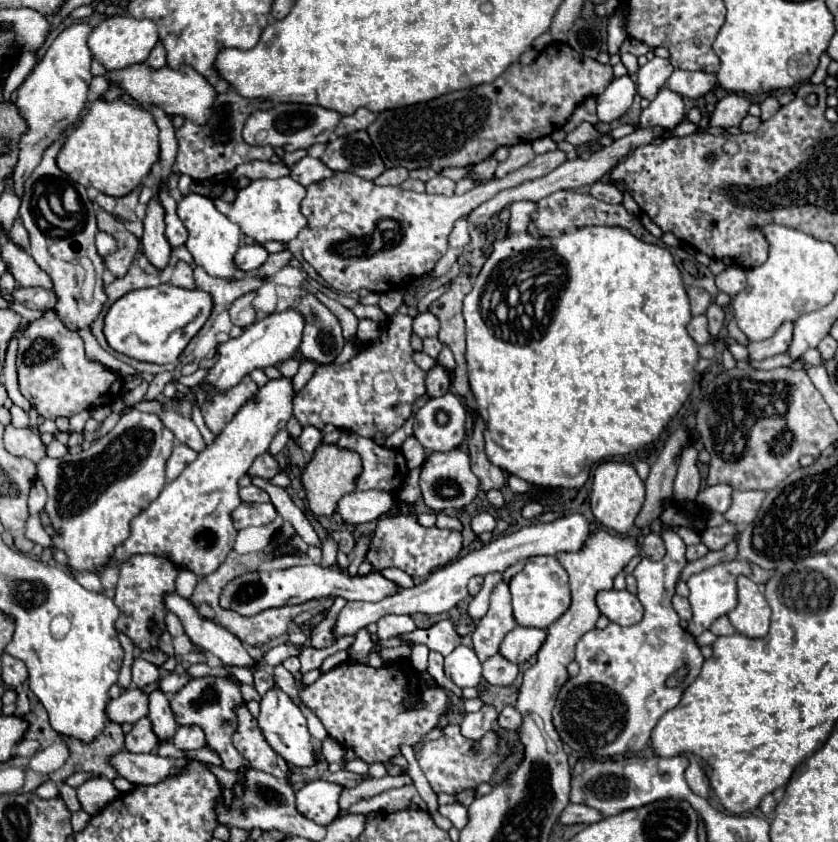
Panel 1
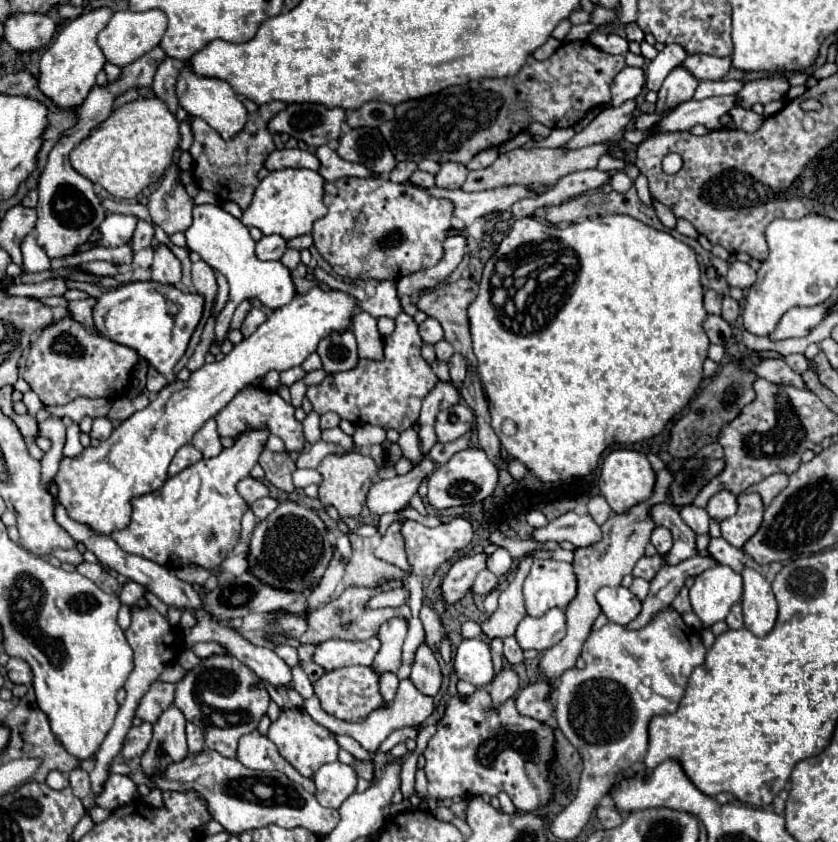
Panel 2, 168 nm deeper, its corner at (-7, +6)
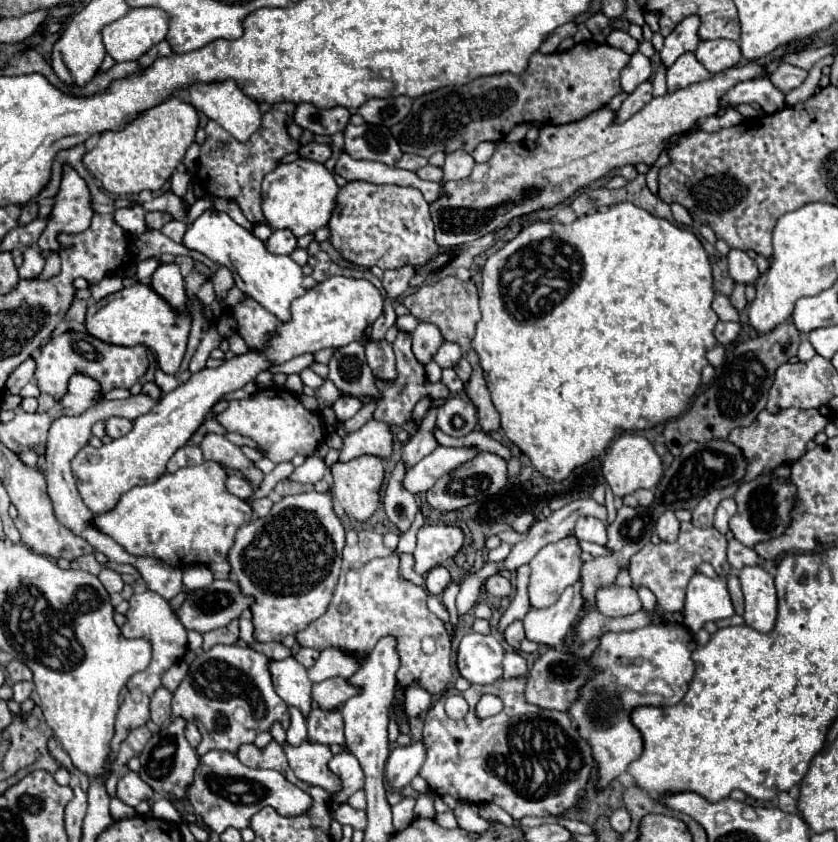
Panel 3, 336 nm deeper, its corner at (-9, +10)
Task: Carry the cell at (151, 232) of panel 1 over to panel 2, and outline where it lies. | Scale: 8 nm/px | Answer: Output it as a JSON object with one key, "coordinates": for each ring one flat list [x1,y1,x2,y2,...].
{"coordinates":[[159,243,159,247,155,249,151,279,157,283,169,283,169,285,177,285,181,281,181,263,173,255,173,251,163,243]]}

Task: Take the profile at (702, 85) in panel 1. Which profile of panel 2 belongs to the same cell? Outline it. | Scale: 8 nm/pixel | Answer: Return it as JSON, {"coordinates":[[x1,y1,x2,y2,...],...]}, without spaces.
{"coordinates":[[689,55,681,65,699,81,721,81,731,67,731,57]]}

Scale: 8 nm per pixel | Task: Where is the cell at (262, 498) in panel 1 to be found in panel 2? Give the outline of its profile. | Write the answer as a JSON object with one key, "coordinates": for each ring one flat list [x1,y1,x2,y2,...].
{"coordinates":[[247,477,247,479,239,481,239,483,237,483,237,491,239,491,239,495,241,495,247,503,253,503,253,501,269,495,267,485,265,485,263,481,253,479,253,477]]}

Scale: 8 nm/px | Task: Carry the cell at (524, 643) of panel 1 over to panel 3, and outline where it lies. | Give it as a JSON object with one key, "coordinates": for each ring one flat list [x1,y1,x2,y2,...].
{"coordinates":[[577,581,561,593,555,605,545,609,531,609,525,615,523,623,527,639,549,647,561,647,583,607,585,599,581,595,581,581]]}

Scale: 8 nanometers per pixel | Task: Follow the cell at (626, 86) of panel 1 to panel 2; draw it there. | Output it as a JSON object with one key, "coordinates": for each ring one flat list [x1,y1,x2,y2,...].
{"coordinates":[[625,67,611,83,611,105,619,107,629,99,635,99,645,83,645,73,639,67]]}

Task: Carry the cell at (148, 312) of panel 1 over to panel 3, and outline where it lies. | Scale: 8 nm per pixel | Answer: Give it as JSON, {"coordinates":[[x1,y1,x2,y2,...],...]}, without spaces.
{"coordinates":[[143,283,125,287,117,293,107,295,95,305,89,305,87,319,85,319,87,333,105,343,123,345,123,347,141,344,153,349,159,359,161,371,167,375,175,375,183,361,189,325,191,325,191,319,187,313,181,313,181,315,171,313,171,305,167,305,167,301,163,301,151,287]]}

